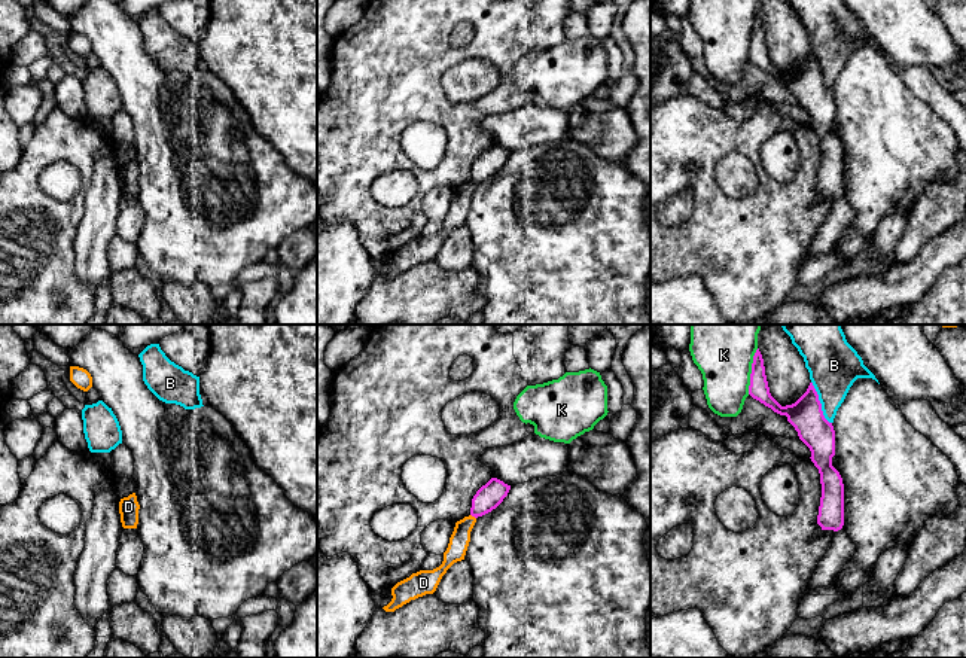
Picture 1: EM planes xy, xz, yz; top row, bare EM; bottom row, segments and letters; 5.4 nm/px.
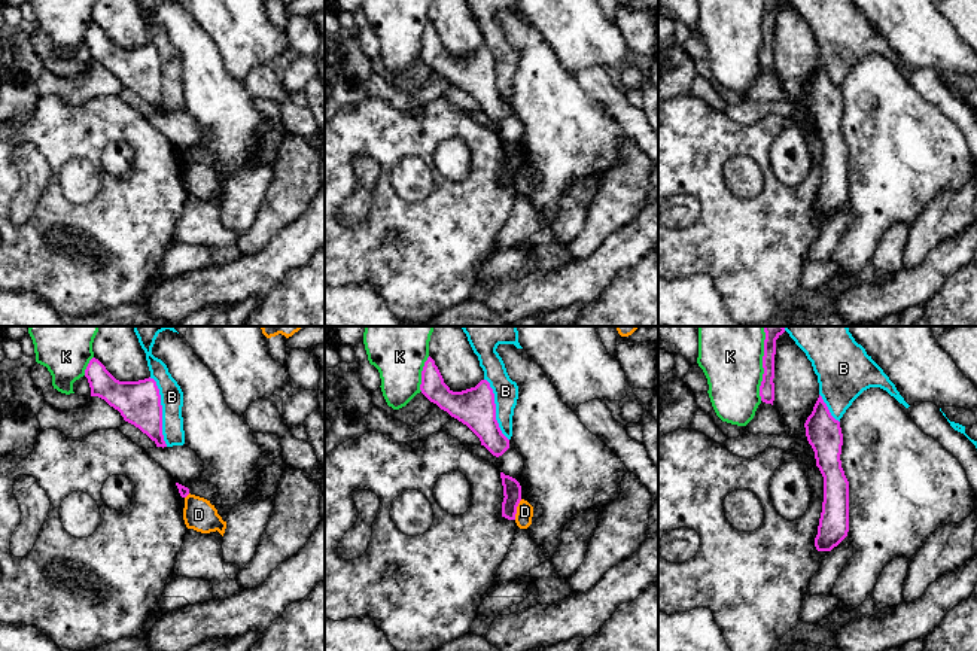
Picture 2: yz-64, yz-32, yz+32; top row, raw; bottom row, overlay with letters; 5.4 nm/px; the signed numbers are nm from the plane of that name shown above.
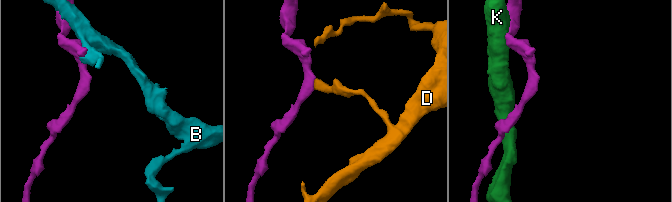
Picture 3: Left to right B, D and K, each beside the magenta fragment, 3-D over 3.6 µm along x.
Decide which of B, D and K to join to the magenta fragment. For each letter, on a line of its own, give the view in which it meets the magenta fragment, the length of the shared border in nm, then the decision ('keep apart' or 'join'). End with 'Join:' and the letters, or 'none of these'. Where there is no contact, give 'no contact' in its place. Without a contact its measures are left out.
B: meets magenta in yz; contact 260 nm long; keep apart
D: meets magenta in xz; contact 40 nm long; keep apart
K: meets magenta in yz; contact 260 nm long; keep apart
Join: none of these

